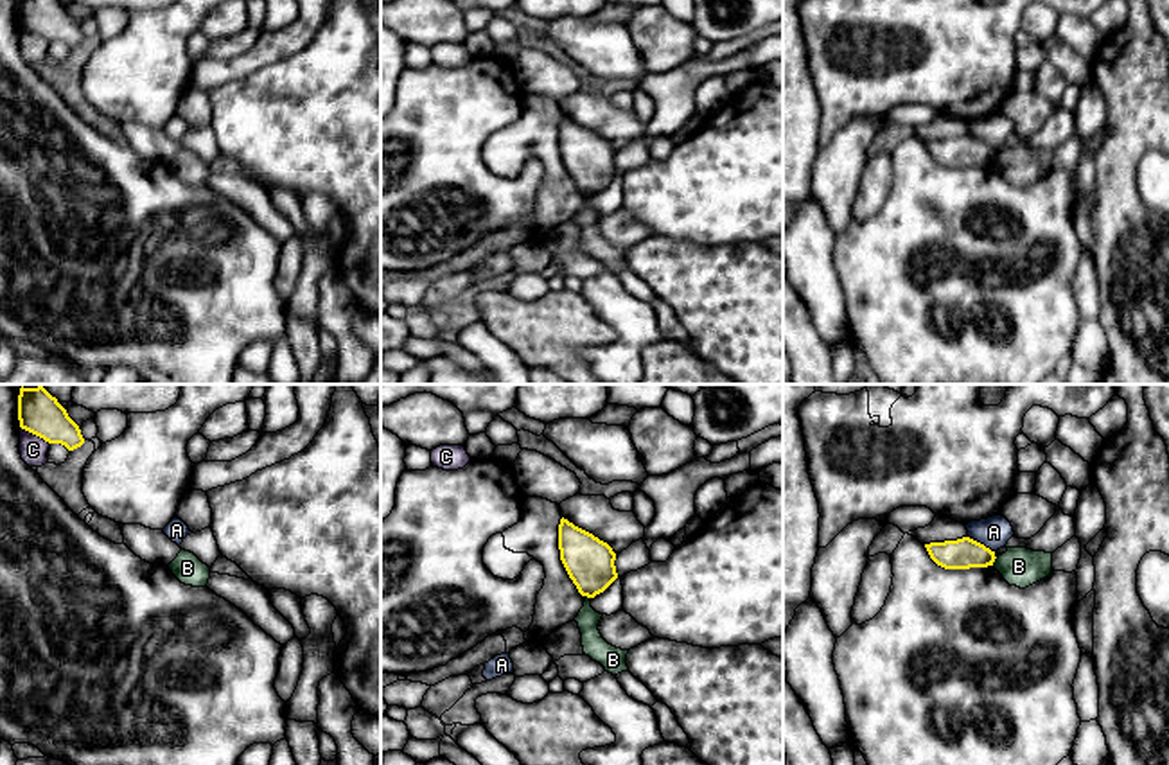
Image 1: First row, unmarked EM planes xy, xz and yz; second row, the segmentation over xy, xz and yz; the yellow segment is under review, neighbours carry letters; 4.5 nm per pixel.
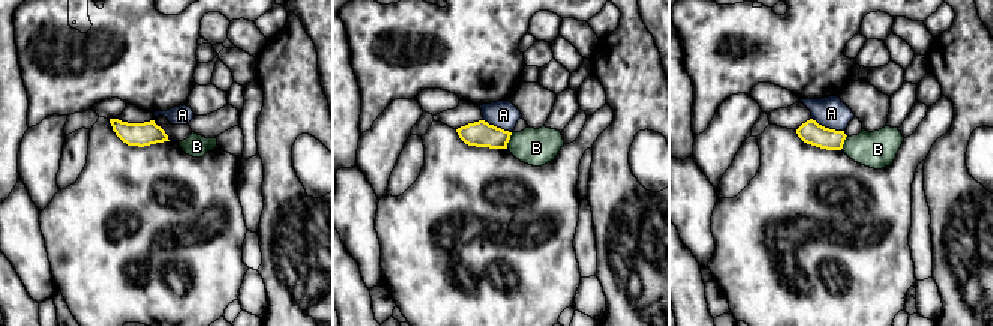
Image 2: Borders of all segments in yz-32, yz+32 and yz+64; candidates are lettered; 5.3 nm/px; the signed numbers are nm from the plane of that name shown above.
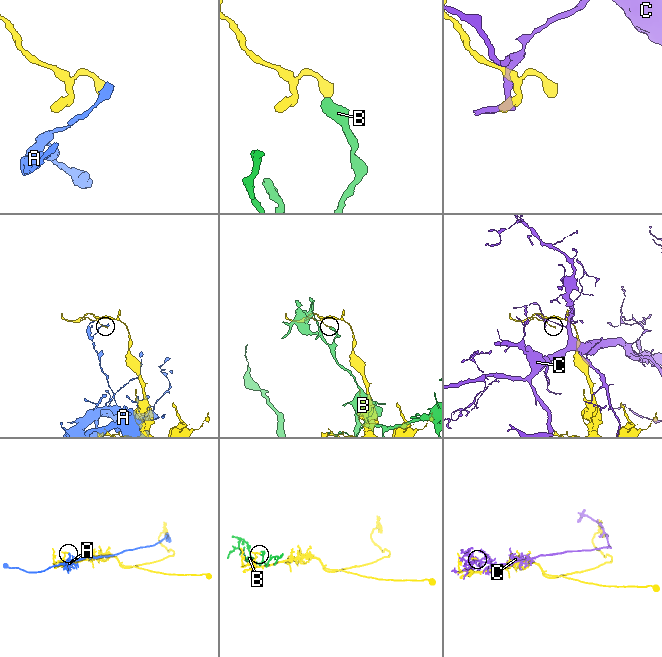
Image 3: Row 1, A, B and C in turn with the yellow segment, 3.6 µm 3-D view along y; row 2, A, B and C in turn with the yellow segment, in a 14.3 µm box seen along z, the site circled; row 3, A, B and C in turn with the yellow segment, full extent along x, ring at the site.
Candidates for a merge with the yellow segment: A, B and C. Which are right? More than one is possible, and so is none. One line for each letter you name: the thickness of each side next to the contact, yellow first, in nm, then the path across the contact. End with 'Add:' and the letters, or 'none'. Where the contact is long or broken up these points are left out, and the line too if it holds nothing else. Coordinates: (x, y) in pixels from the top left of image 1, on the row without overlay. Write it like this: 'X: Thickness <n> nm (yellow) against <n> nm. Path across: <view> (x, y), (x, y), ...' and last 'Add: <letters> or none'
Add: none

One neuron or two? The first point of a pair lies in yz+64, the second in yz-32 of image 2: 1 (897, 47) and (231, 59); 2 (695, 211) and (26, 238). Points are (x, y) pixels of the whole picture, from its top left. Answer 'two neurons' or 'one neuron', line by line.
1: one neuron
2: one neuron

